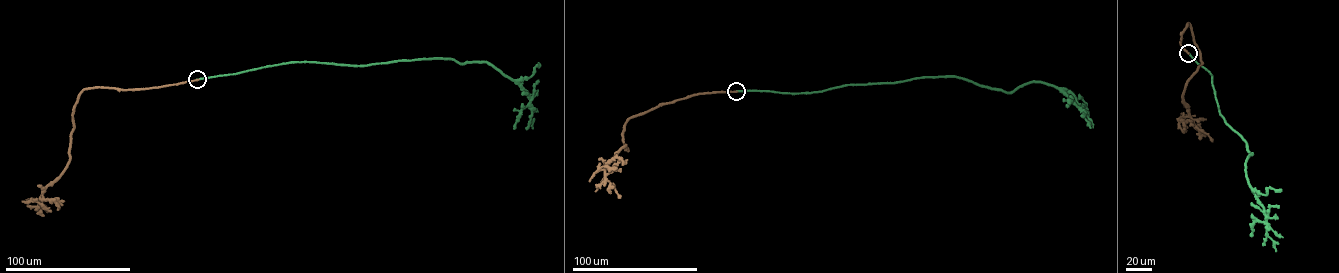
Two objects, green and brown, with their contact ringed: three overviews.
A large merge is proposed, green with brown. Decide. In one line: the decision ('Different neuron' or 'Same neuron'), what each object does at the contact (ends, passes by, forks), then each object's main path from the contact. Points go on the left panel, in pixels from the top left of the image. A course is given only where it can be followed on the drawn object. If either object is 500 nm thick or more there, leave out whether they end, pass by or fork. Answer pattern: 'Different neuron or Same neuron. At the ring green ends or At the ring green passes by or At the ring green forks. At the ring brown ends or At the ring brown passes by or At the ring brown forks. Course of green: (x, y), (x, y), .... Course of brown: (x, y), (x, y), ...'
Different neuron. At the ring green ends. At the ring brown ends. Course of green: (197, 79), (293, 62), (363, 65), (437, 58), (486, 62), (518, 84), (530, 99), (514, 129). Course of brown: (197, 79), (143, 89), (100, 87), (83, 90), (73, 113), (67, 166), (48, 186), (38, 202), (47, 212)

